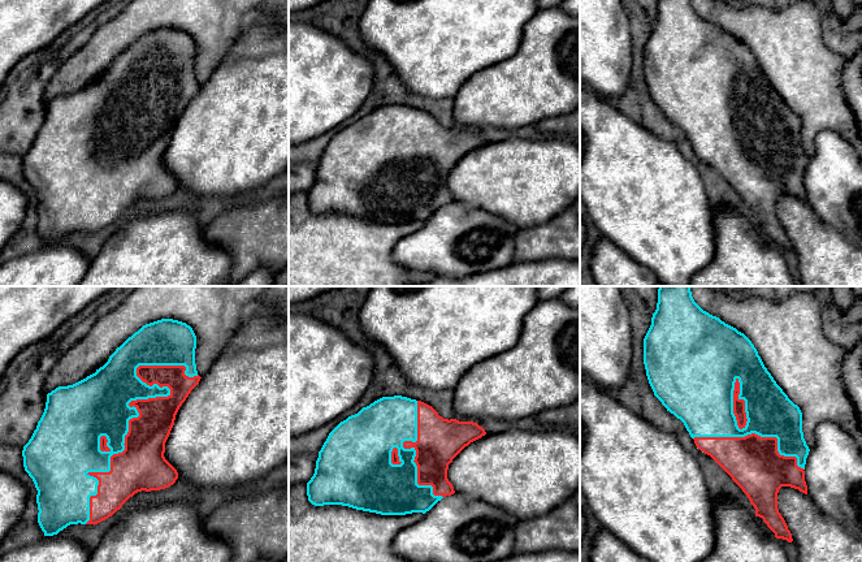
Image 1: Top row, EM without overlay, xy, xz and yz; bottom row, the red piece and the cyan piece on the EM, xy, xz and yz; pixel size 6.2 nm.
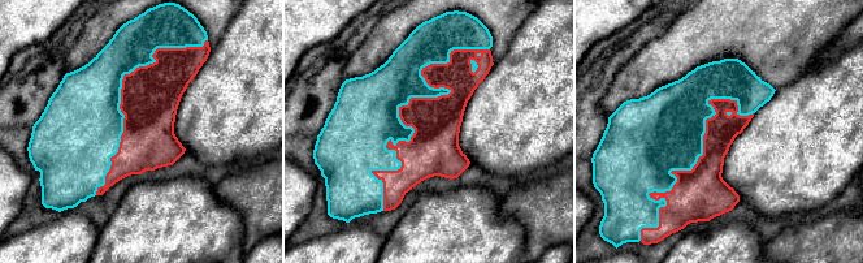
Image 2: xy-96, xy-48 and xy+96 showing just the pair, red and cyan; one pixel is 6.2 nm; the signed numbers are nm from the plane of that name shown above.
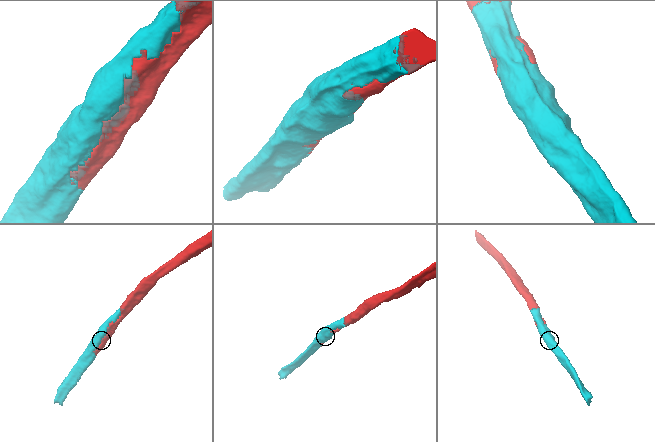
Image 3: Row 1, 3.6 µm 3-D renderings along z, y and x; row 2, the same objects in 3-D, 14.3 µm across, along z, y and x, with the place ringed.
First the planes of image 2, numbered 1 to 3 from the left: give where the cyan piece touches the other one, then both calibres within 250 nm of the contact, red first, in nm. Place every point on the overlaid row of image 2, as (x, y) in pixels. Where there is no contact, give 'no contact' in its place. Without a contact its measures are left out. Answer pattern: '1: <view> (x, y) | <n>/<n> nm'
1: xy-96 (121, 89) | 360/420 nm
2: xy-48 (403, 106) | 300/420 nm
3: xy+96 (686, 171) | 320/440 nm

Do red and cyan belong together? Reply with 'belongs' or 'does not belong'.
belongs

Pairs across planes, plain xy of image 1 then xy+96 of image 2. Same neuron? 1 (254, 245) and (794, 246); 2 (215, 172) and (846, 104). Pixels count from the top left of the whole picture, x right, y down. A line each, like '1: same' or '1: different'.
1: same
2: same

